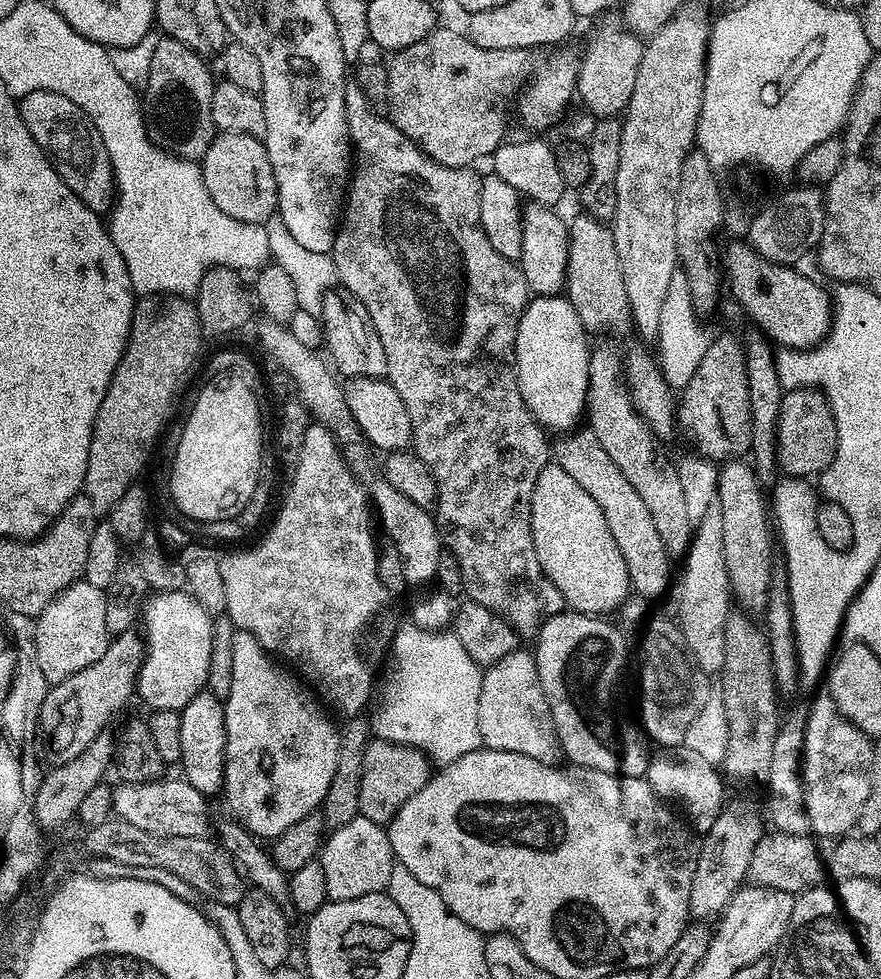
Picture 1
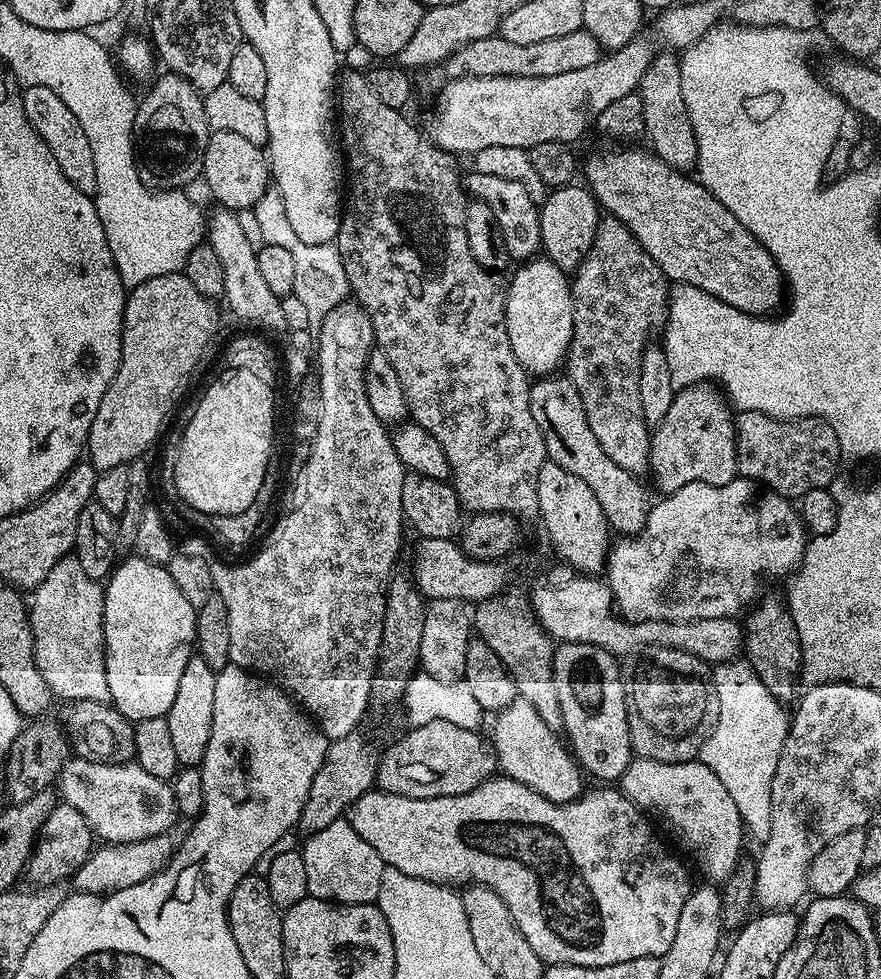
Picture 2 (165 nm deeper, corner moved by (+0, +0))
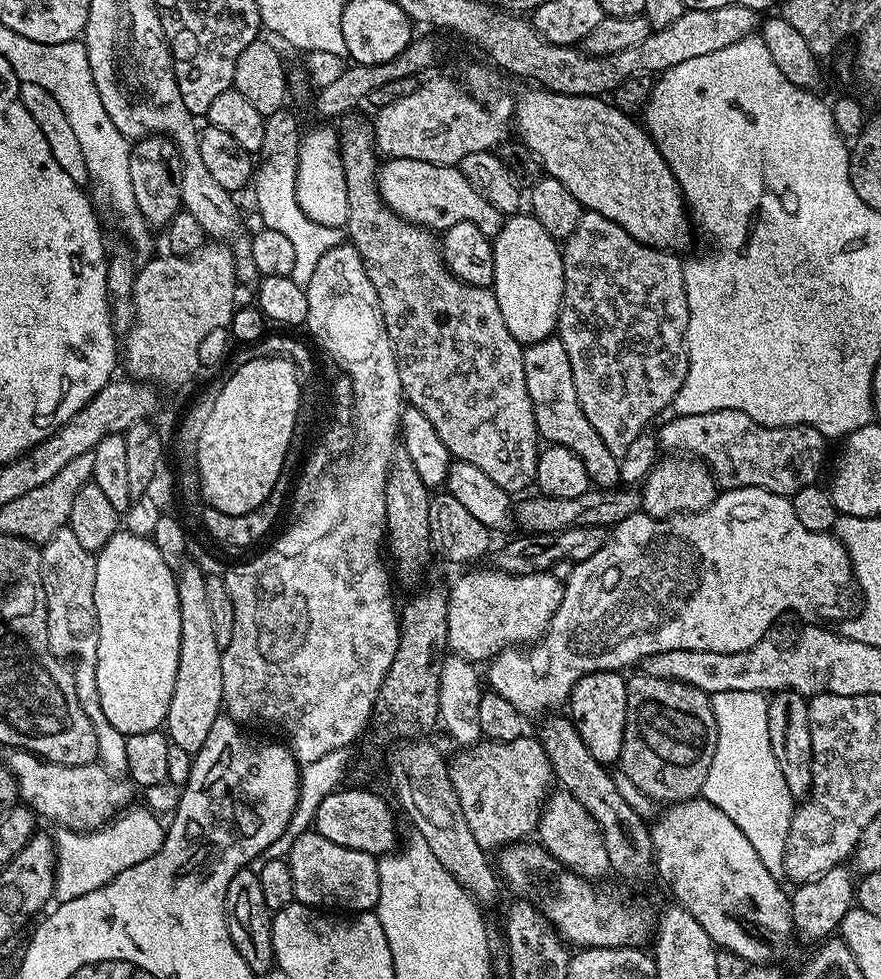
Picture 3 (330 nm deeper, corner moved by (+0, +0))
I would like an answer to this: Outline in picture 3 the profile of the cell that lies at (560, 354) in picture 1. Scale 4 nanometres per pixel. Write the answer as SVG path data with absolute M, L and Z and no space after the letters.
M512 214L505 219L502 230L492 240L492 249L494 250L494 278L492 279L492 291L496 294L498 310L502 310L502 322L506 322L506 330L522 345L527 346L546 339L547 336L556 332L556 324L560 320L560 307L562 306L562 290L564 289L564 254L561 245L542 227L542 222L531 214Z

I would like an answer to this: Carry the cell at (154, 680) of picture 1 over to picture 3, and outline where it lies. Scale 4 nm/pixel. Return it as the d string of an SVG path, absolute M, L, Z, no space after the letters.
M118 531L102 550L95 553L96 573L94 574L94 610L98 610L98 698L102 698L102 710L110 721L110 726L125 736L134 734L146 734L157 731L167 721L170 710L170 698L174 694L174 682L178 674L178 650L180 649L180 631L182 630L182 618L178 618L178 590L176 589L176 572L158 554L158 550L152 545L151 539L146 536L135 536L126 531Z

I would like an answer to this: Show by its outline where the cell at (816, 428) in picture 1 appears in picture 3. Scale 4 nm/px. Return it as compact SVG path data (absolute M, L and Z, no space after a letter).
M714 410L710 414L690 414L689 416L673 415L672 420L668 420L661 426L658 431L658 444L665 453L668 454L687 454L708 467L712 477L716 479L717 485L721 489L727 490L729 488L761 488L762 490L770 490L779 496L786 496L791 498L798 490L803 488L811 488L817 483L816 480L820 476L820 471L824 468L824 463L828 460L828 444L830 444L829 437L821 434L818 429L811 428L805 424L795 424L794 426L786 426L785 428L775 428L774 426L766 426L754 422L754 418L750 418L750 414L742 414L742 410Z

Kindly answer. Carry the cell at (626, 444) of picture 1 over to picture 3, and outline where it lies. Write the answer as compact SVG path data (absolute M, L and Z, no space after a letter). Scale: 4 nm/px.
M581 211L578 226L574 226L574 234L570 234L563 241L564 254L564 289L562 290L562 306L560 320L556 324L562 346L566 346L566 355L570 357L570 371L574 374L574 390L578 390L578 402L582 402L582 414L590 418L590 426L598 430L602 442L606 442L606 450L617 458L630 450L630 444L639 436L645 435L648 423L659 412L668 412L671 409L678 390L682 390L682 382L686 382L688 373L688 303L686 302L686 282L684 281L684 266L675 251L663 248L652 248L634 239L618 222L610 222L610 218L602 218L597 212Z

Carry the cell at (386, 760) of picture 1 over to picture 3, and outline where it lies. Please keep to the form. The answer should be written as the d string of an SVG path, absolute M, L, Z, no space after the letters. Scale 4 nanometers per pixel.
M535 735L514 738L514 742L497 742L489 740L471 745L467 750L460 750L456 757L451 757L448 774L454 786L454 794L458 794L458 802L462 806L462 814L466 814L466 822L478 842L486 850L499 850L509 844L523 841L537 831L540 814L550 795L554 784L554 775L550 758Z

